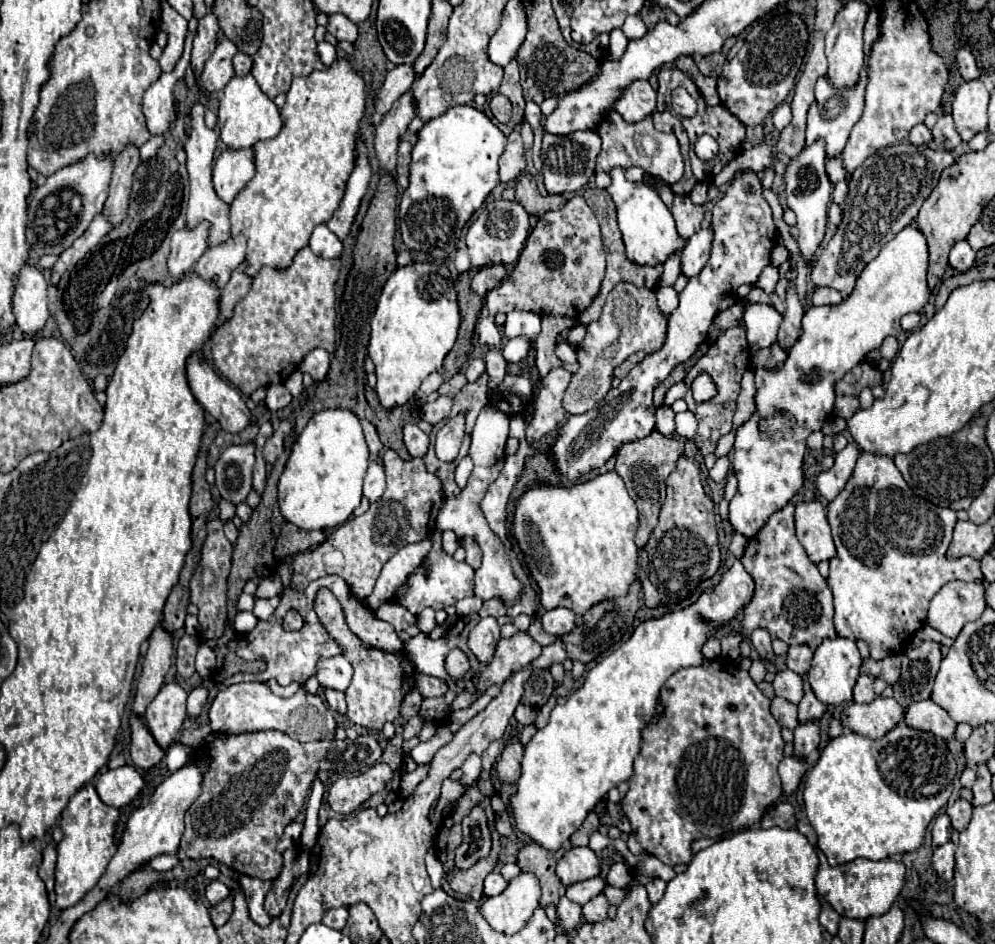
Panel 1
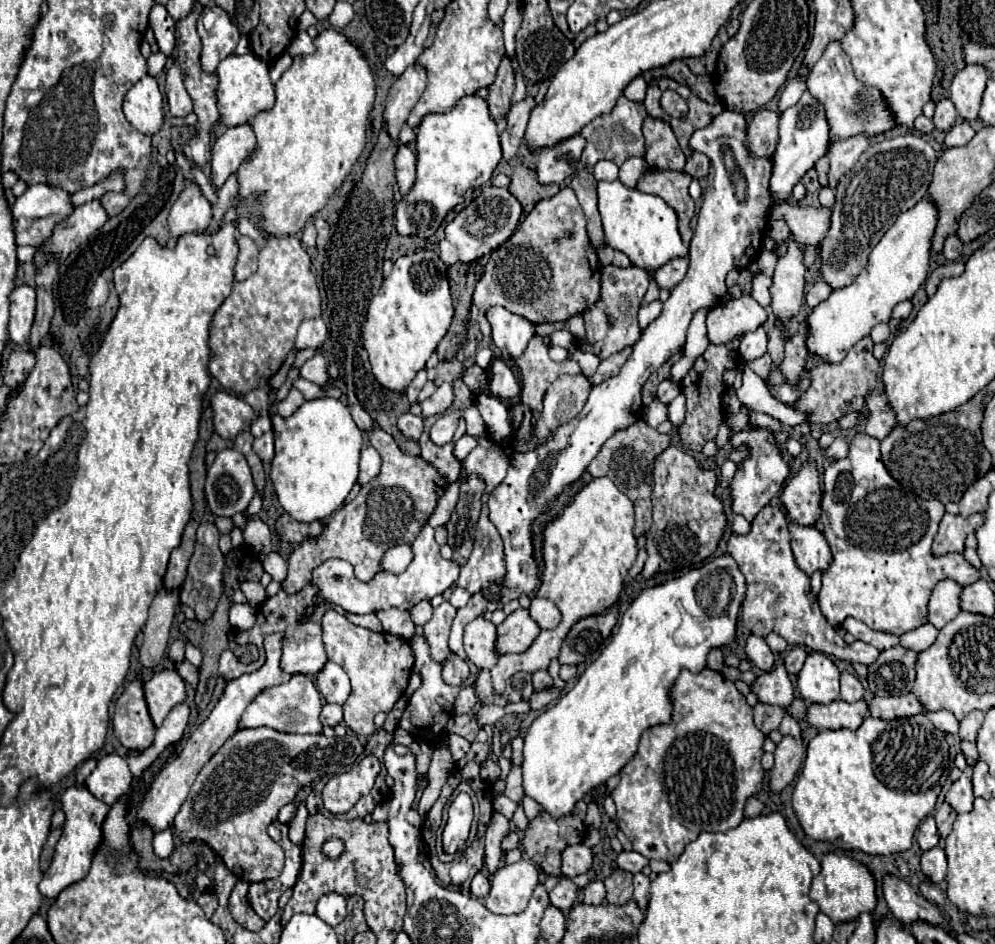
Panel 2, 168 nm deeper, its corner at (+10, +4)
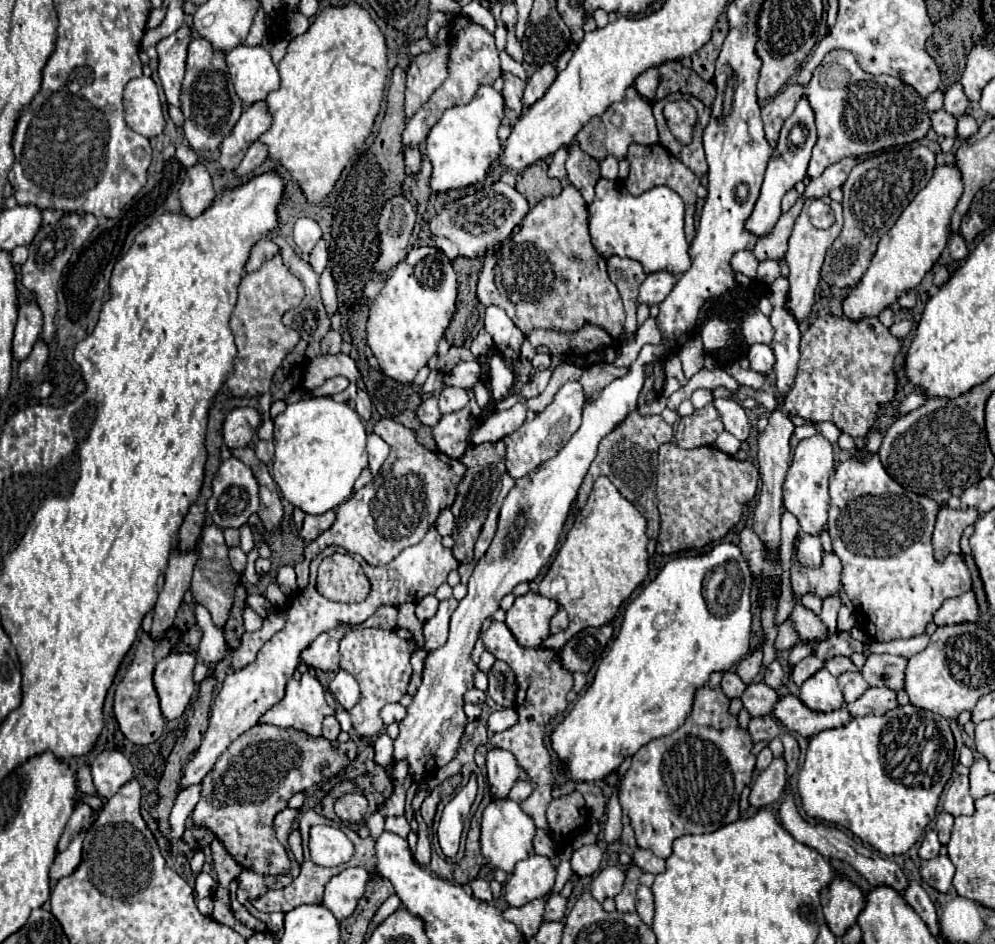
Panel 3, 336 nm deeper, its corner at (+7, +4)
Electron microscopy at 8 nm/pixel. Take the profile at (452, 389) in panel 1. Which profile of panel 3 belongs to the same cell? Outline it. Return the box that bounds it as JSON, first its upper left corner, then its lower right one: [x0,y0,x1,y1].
[438,346,474,374]

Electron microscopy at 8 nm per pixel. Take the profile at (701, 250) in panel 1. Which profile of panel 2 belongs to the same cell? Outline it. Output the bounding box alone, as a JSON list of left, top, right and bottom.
[655,258,689,290]

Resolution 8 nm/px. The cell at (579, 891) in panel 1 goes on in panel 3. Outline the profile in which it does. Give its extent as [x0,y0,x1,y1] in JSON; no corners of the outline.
[544,894,566,922]

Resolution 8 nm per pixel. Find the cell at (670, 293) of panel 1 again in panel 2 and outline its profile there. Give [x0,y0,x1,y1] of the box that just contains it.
[639,300,663,328]

